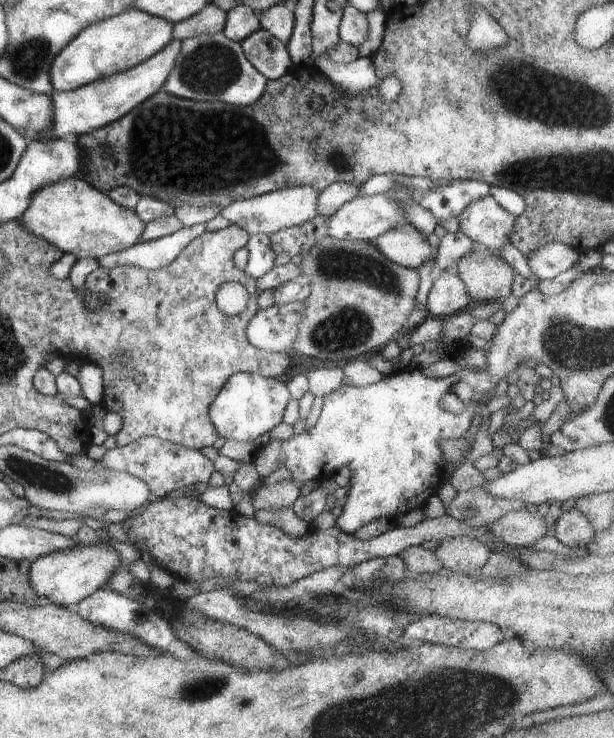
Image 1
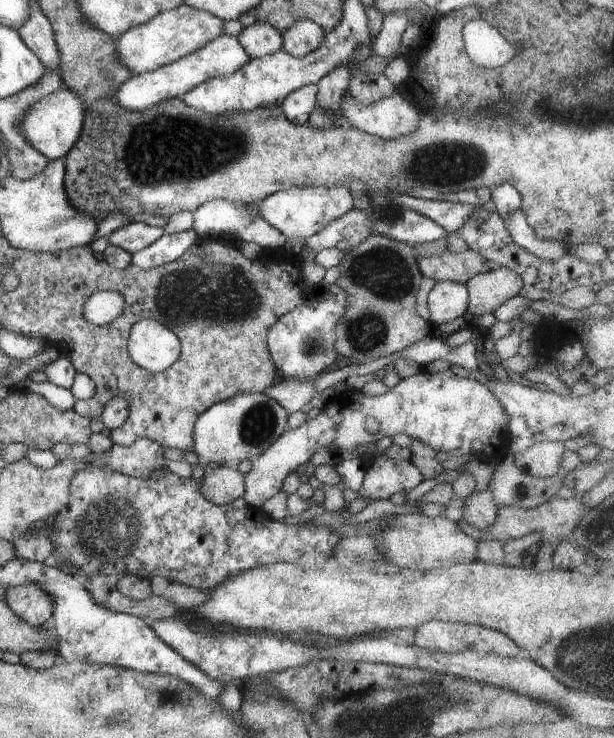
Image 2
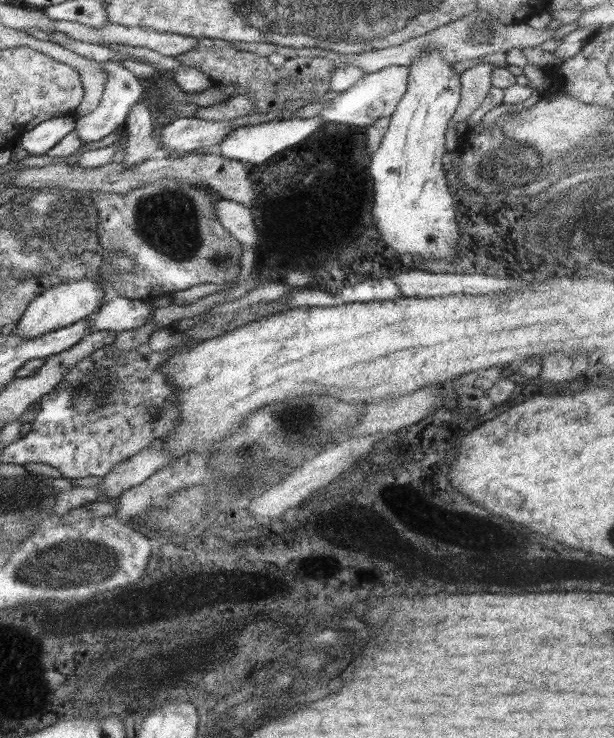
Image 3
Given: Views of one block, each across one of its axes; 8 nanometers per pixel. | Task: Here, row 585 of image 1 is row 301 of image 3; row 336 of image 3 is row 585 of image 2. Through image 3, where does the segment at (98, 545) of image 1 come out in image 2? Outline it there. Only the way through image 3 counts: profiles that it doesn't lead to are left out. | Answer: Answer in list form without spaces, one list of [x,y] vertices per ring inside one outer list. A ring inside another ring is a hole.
[[[25,582],[13,586],[5,592],[5,602],[17,618],[29,626],[40,626],[49,623],[53,602],[47,592],[41,590],[37,582]]]

